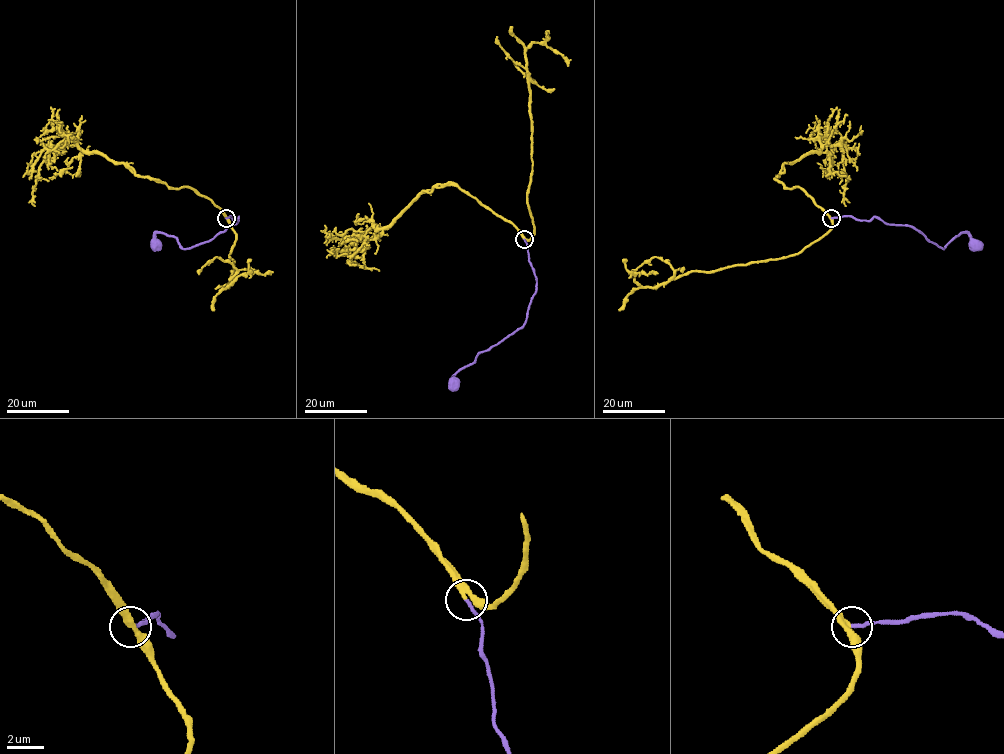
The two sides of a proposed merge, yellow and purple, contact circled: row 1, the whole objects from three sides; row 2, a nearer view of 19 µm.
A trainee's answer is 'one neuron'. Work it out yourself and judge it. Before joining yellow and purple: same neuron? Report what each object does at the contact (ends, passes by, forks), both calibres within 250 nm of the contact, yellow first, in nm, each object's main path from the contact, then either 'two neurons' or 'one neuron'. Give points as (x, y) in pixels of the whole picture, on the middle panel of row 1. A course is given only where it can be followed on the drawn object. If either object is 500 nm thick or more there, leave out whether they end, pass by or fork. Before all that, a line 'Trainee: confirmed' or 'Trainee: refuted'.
Trainee: confirmed
yellow passes by; purple ends; calibres 280 and 200 nm; course yellow (524, 239), (512, 223), (463, 190), (447, 185), (422, 191), (361, 248), (335, 255), (329, 251), (333, 253); course purple (524, 239), (537, 284), (526, 320), (521, 327), (478, 354), (472, 363), (454, 376), (452, 382); one neuron

